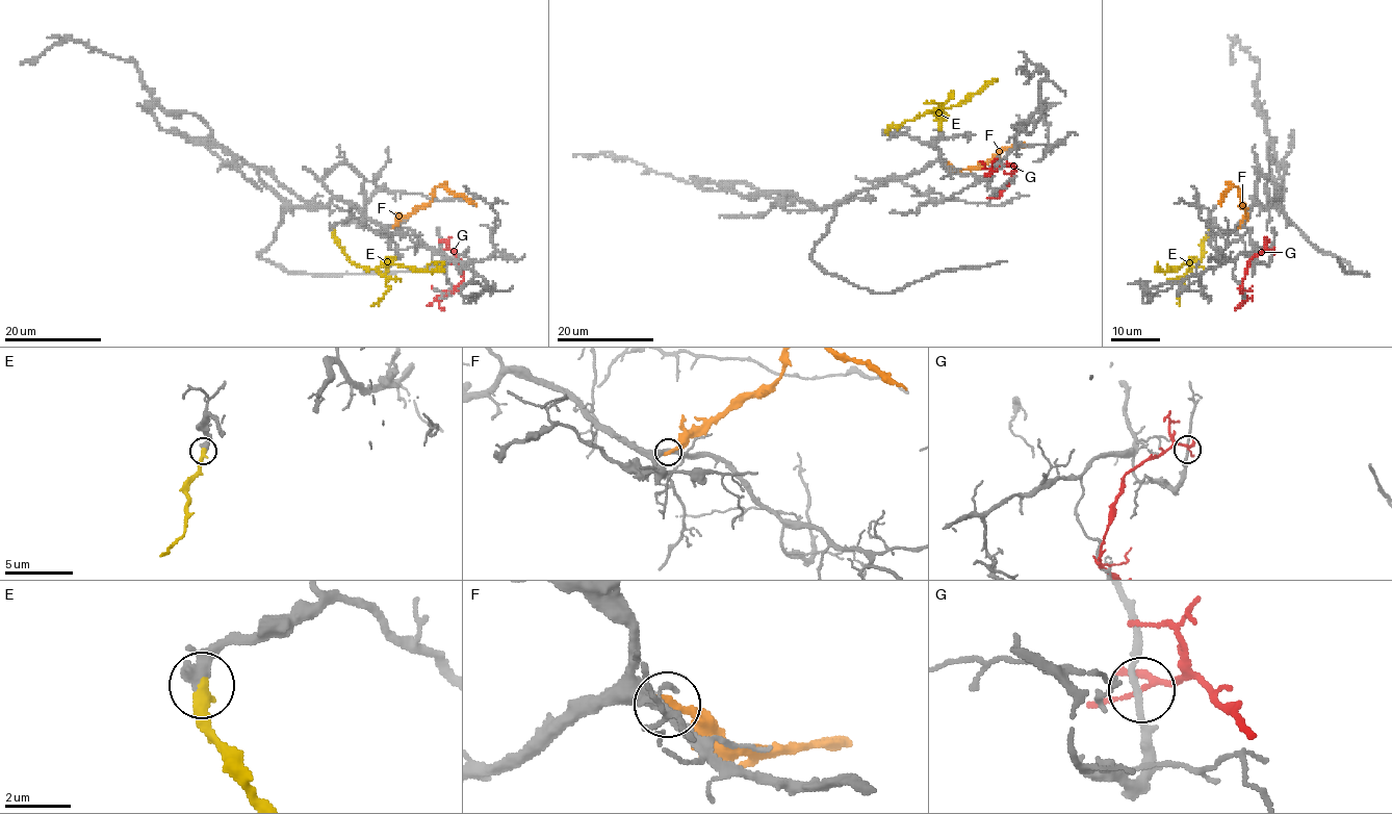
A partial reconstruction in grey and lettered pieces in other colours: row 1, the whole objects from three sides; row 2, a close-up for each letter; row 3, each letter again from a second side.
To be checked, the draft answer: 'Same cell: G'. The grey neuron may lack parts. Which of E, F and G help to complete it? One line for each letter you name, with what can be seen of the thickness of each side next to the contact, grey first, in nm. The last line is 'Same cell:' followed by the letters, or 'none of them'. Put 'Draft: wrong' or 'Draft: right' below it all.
E: 360 nm thick on the grey side, 360 nm on the other
Same cell: E
Draft: wrong

